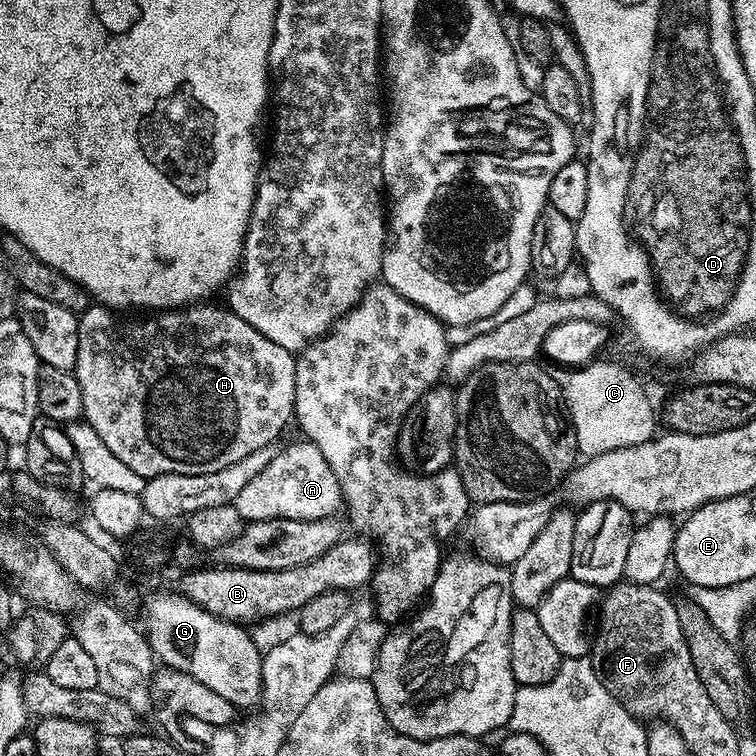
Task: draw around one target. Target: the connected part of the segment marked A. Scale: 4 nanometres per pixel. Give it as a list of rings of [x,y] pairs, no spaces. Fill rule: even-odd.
[[[300,440],[289,448],[277,451],[272,461],[246,486],[242,494],[234,502],[236,513],[245,521],[273,520],[274,518],[290,518],[291,520],[317,520],[337,515],[341,507],[338,478],[334,478],[334,470],[322,458],[322,450],[308,440]]]

